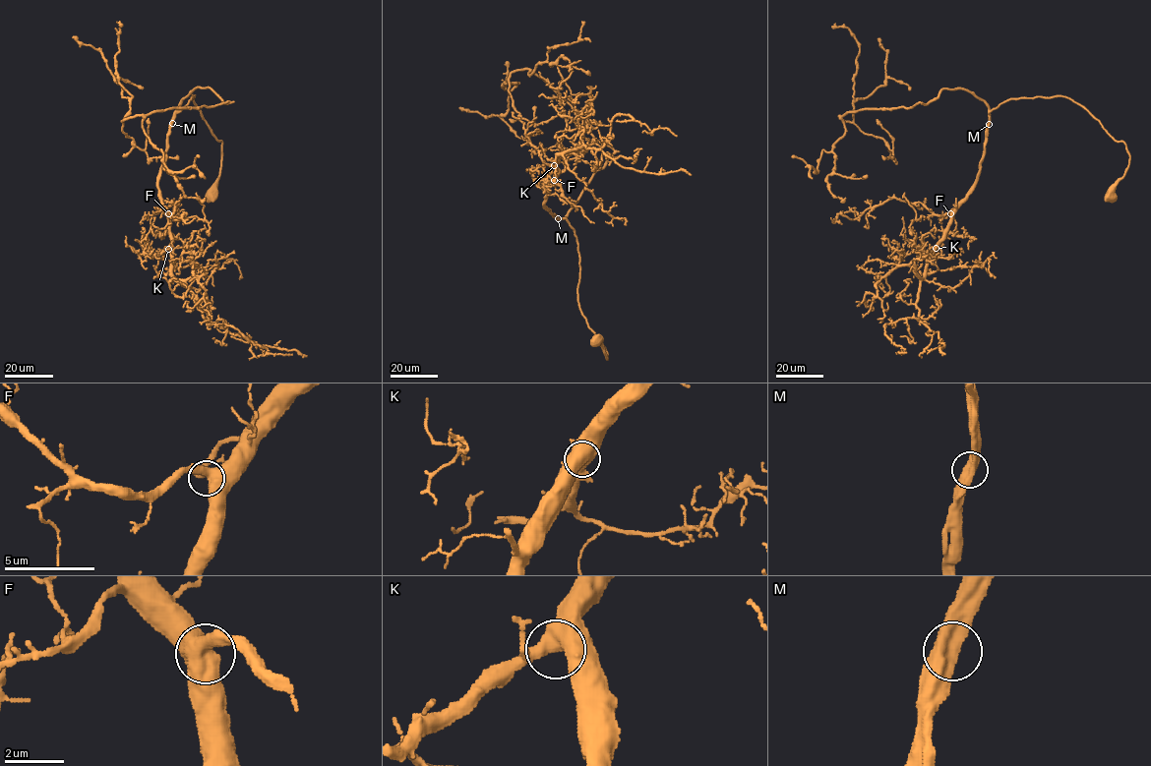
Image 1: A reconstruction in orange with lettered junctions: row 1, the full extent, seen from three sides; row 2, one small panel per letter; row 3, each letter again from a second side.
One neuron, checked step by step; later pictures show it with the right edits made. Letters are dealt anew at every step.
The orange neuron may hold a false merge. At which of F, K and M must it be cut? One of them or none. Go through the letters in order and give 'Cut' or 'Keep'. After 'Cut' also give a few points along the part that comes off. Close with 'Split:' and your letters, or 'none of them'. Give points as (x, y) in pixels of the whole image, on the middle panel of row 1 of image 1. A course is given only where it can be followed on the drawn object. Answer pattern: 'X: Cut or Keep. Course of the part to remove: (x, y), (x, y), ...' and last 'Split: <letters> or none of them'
F: Keep
K: Keep
M: Keep
Split: none of them

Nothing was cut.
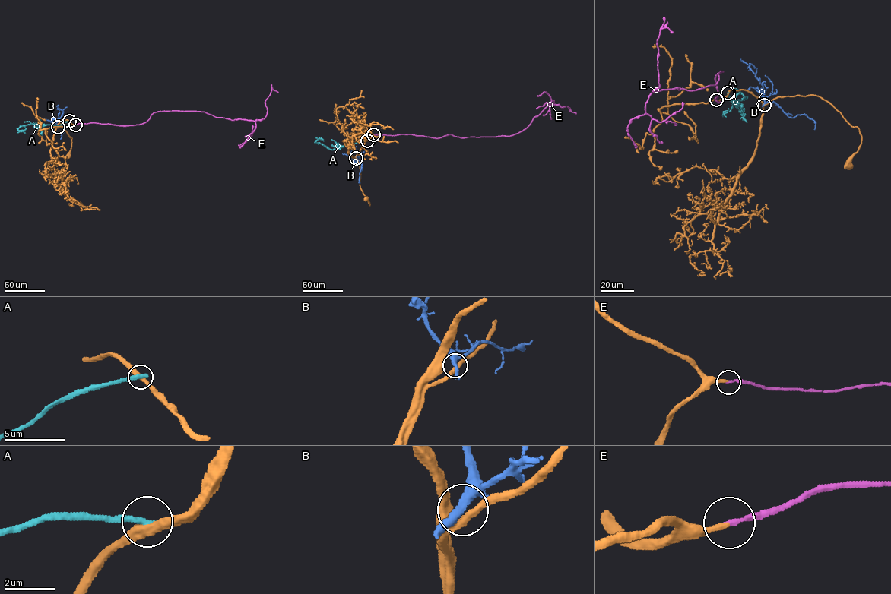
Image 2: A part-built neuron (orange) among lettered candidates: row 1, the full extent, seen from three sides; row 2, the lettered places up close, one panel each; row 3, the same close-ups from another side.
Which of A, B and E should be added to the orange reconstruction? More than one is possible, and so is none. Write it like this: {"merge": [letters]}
{"merge": ["E"]}

